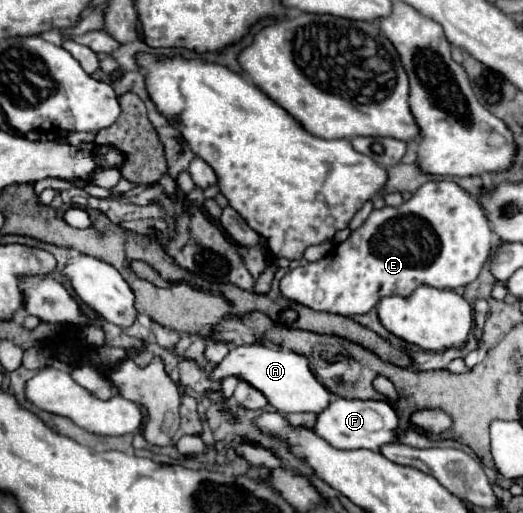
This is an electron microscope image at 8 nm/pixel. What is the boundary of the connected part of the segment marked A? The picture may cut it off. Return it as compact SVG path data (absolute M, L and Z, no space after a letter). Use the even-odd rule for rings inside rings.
M249 345L249 347L233 347L227 357L217 363L209 371L211 381L223 381L227 377L237 377L239 381L249 383L257 391L261 391L267 401L279 411L279 413L293 413L293 411L311 411L319 413L329 405L331 393L313 377L309 363L303 355L283 349L271 349L263 345Z

